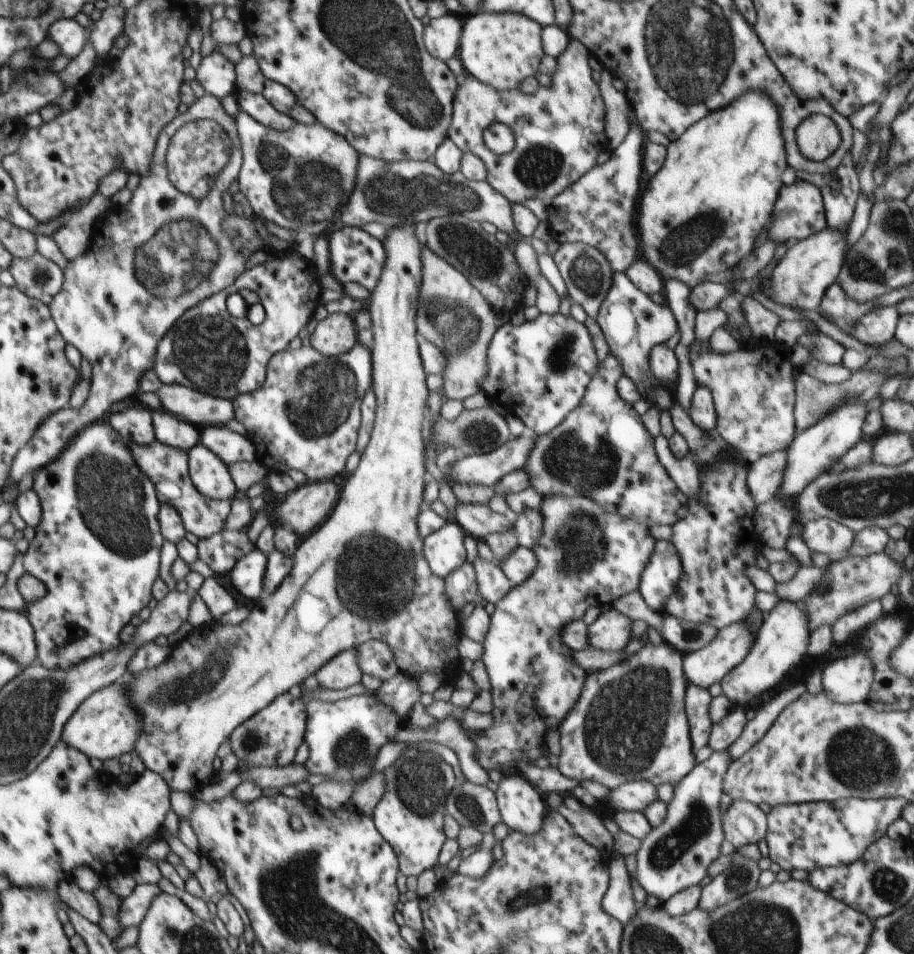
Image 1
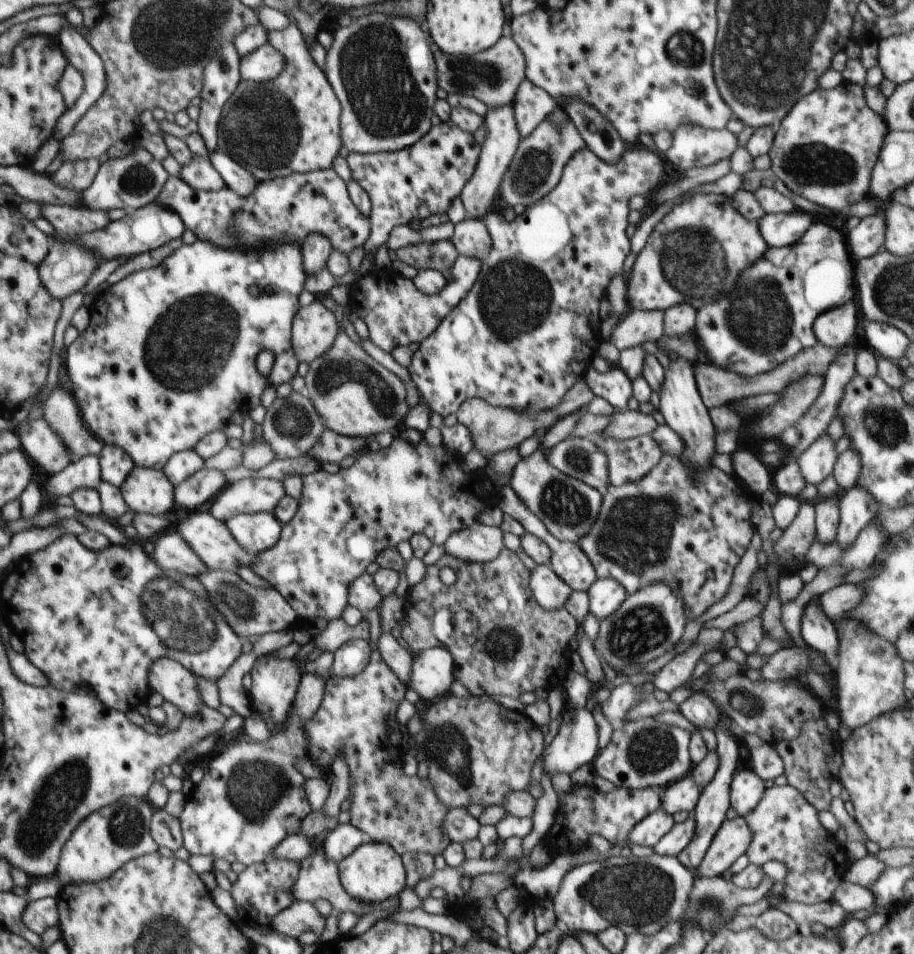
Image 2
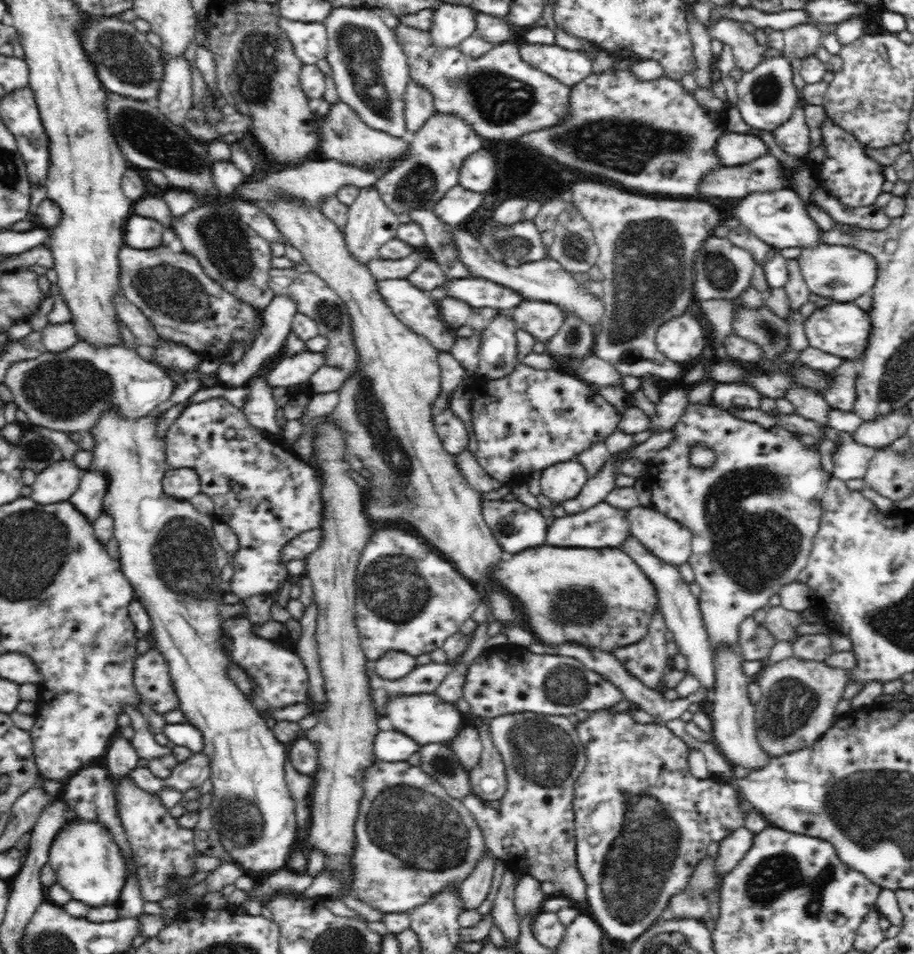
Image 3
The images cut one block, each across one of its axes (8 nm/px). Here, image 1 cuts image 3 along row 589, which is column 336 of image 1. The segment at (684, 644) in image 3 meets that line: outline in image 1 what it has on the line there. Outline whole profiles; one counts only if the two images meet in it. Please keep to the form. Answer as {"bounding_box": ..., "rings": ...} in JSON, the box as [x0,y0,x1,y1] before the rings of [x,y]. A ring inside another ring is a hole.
{"bounding_box":[314,648,363,690],"rings":[[[356,648],[343,651],[325,663],[314,675],[324,689],[342,690],[361,682],[363,676]]]}

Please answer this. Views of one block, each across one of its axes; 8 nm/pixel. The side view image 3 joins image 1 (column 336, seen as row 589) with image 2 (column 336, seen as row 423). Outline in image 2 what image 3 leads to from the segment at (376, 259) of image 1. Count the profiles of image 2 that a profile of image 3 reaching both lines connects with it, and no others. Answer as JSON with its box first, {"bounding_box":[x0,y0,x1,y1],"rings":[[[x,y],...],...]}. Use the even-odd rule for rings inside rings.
{"bounding_box":[154,167,370,257],"rings":[[[333,167],[328,170],[315,170],[306,174],[289,174],[272,180],[260,181],[254,194],[240,196],[227,186],[222,190],[196,190],[178,176],[169,175],[164,188],[154,202],[180,215],[186,229],[196,234],[198,240],[211,242],[220,248],[244,250],[268,246],[268,242],[296,242],[300,248],[308,240],[308,234],[322,234],[331,242],[332,248],[348,257],[355,248],[364,246],[370,236],[370,218],[358,210],[348,194],[347,184]]]}

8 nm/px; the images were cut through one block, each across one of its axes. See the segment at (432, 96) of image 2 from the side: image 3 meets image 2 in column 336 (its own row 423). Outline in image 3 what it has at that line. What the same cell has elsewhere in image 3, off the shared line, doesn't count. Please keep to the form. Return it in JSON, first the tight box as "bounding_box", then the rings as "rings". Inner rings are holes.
{"bounding_box":[3,339,175,434],"rings":[[[80,339],[64,352],[54,354],[46,351],[39,358],[14,364],[8,368],[3,383],[11,390],[17,408],[26,413],[28,422],[34,428],[40,431],[58,430],[66,434],[88,433],[88,430],[96,426],[100,416],[110,408],[115,408],[121,418],[130,420],[148,416],[158,404],[166,402],[175,389],[174,380],[165,373],[164,369],[147,362],[124,344],[94,347],[84,339]]]}

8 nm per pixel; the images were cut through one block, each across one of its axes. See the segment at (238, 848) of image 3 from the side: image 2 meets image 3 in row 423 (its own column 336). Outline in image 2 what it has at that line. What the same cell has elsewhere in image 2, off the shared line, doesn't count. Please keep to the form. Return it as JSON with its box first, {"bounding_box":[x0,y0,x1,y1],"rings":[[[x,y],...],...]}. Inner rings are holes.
{"bounding_box":[218,23,342,181],"rings":[[[291,23],[282,30],[267,30],[268,43],[278,52],[284,54],[286,64],[278,78],[272,82],[254,82],[241,79],[236,90],[222,108],[220,124],[218,124],[218,148],[234,162],[243,166],[260,181],[272,180],[289,174],[306,174],[315,170],[328,170],[334,158],[342,148],[340,140],[340,100],[326,74],[314,62],[307,43],[298,26]]]}

